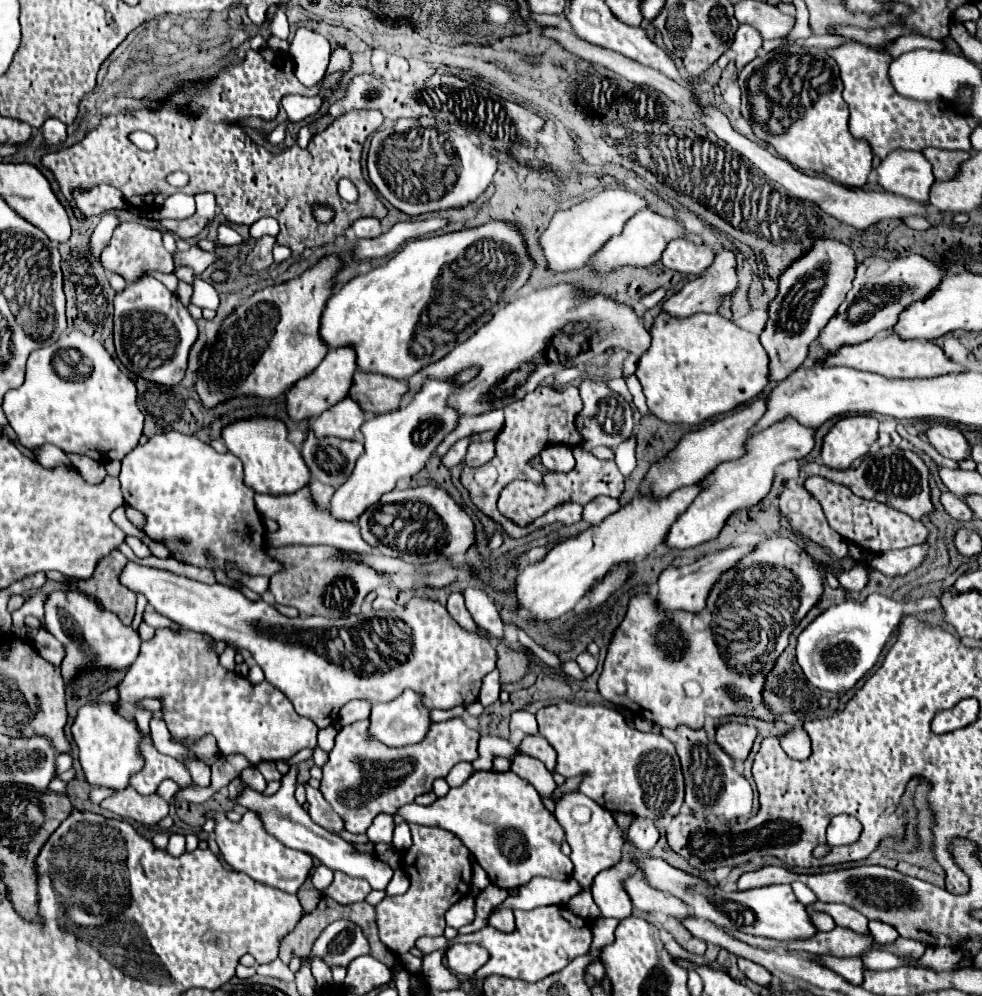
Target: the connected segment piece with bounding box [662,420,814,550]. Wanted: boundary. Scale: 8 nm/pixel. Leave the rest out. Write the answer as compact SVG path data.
M782 420L756 436L750 436L746 454L740 456L740 460L730 460L724 464L718 464L708 476L704 476L698 486L700 492L696 500L684 510L684 514L678 516L676 522L672 522L662 546L664 548L678 548L686 550L692 546L698 546L702 542L708 542L720 534L726 520L742 510L756 506L772 486L774 470L786 460L800 460L806 454L810 454L814 446L814 430L800 426L796 420Z

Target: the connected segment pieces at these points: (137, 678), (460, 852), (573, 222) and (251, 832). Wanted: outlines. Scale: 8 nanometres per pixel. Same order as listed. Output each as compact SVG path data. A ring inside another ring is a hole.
M156 630L152 640L142 642L136 662L116 686L120 700L136 704L144 698L162 698L164 722L174 738L212 734L222 754L240 752L252 764L260 760L288 760L302 748L316 748L316 724L298 716L290 700L268 682L252 686L246 678L222 668L210 642L210 636L188 630L178 634Z
M409 823L414 844L404 850L401 865L410 880L406 894L384 898L375 906L376 926L380 940L394 954L404 954L414 948L420 936L442 936L446 922L444 912L460 898L470 894L472 866L468 860L468 848L450 832L442 828L428 828Z
M614 188L614 190L604 190L596 198L584 200L582 204L576 204L570 210L556 212L556 216L550 220L550 226L540 234L540 240L538 240L542 254L546 258L548 270L554 274L560 274L560 272L582 268L588 262L588 258L600 250L604 240L618 234L622 226L626 224L626 220L632 218L642 208L646 208L644 198L632 192L626 192L622 188Z
M206 812L206 818L212 818L216 822L214 838L222 852L224 862L232 870L244 872L252 880L278 888L288 894L296 894L298 888L302 886L302 882L308 878L308 874L312 870L312 856L280 844L280 840L276 840L262 828L262 824L254 812L246 812L240 822L230 822L222 812Z

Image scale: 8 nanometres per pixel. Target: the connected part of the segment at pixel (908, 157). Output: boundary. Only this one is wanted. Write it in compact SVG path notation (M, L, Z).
M894 150L878 166L878 184L892 194L926 202L934 182L932 166L920 152Z

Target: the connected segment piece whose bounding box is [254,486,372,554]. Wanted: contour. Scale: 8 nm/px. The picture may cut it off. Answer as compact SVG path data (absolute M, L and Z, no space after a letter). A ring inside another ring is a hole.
M304 486L302 490L298 490L294 494L286 494L286 496L256 494L254 502L256 502L256 510L260 512L262 518L276 520L280 526L276 532L266 532L266 544L272 548L288 546L288 544L328 544L328 546L348 550L348 552L358 552L358 554L372 552L372 546L368 546L362 540L358 526L336 520L328 510L316 510L314 502L310 498L308 486Z

